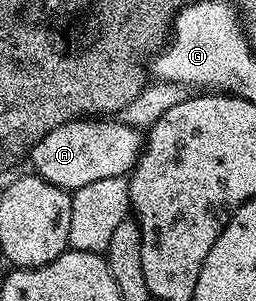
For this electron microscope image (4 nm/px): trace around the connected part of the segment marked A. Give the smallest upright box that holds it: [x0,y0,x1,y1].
[29,118,145,190]

